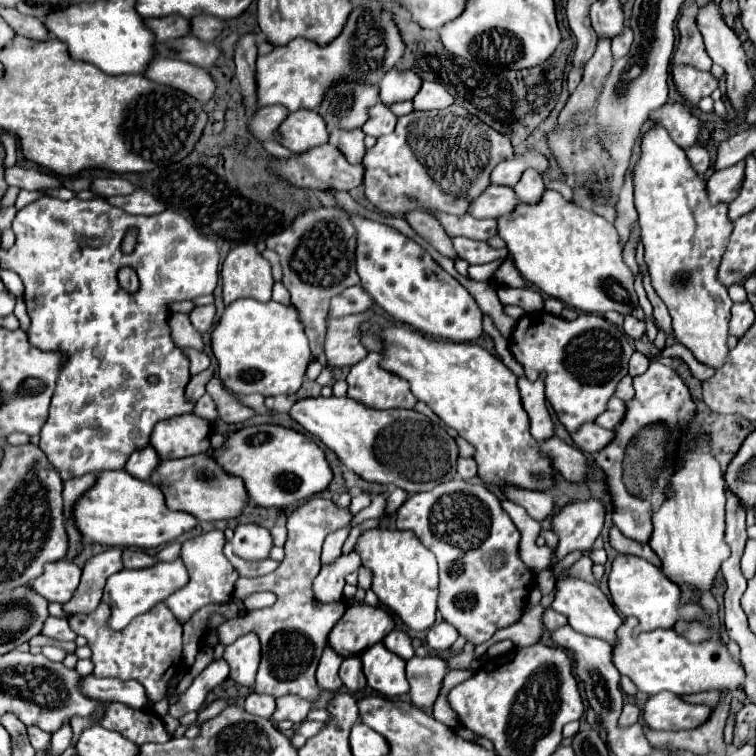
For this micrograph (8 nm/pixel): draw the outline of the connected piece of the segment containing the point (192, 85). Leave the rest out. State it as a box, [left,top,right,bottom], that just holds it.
[146,56,216,104]

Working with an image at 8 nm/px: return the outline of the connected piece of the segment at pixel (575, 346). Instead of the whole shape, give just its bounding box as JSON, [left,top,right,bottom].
[508,310,634,432]

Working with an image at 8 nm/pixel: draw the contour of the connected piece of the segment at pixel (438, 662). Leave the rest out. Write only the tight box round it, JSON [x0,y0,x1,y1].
[406,656,448,710]

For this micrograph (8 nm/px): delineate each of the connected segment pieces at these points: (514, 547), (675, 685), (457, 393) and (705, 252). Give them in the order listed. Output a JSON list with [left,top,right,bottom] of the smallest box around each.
[[396,478,534,646],[612,618,746,694],[380,324,554,490],[632,126,732,368]]

